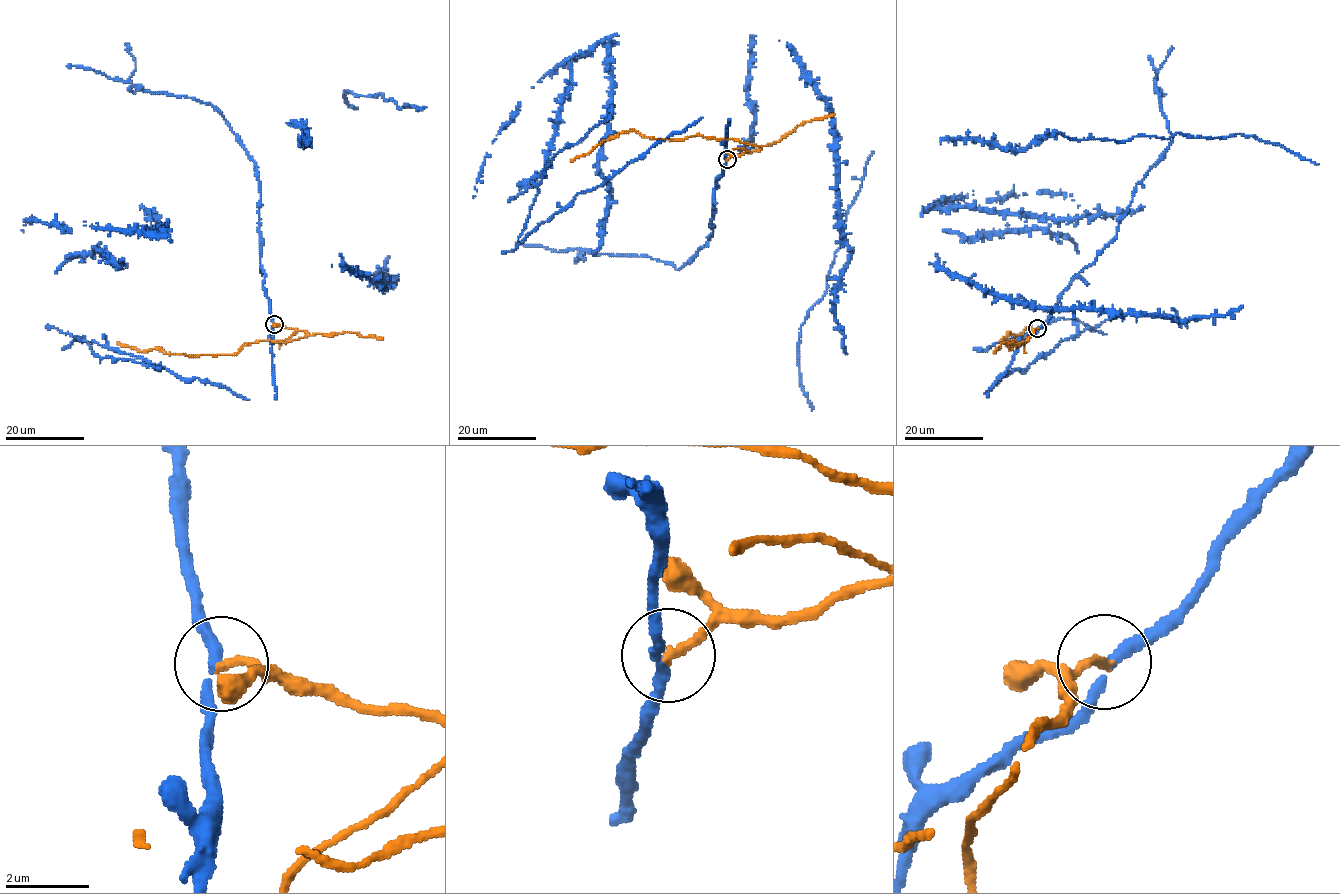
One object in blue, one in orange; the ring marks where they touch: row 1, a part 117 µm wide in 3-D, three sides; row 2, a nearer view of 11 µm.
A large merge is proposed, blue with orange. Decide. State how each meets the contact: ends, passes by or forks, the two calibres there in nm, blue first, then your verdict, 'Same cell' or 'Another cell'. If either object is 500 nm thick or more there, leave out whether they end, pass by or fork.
At the ring blue passes by. At the ring orange ends. Thickness 240 nm (blue) against 220 nm. Another cell

